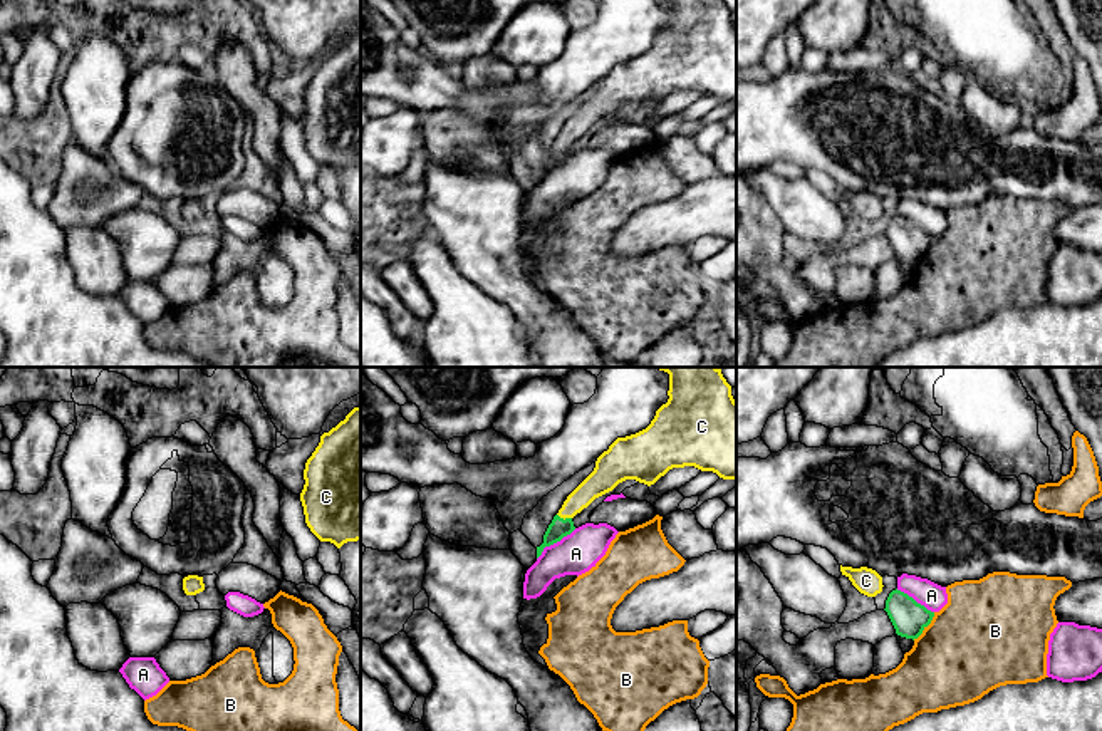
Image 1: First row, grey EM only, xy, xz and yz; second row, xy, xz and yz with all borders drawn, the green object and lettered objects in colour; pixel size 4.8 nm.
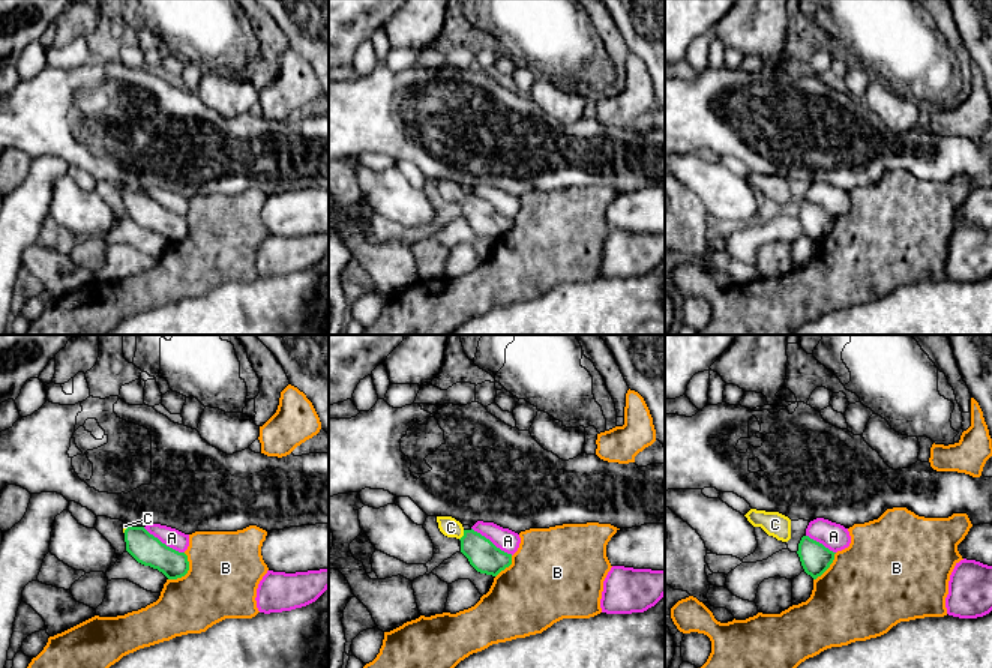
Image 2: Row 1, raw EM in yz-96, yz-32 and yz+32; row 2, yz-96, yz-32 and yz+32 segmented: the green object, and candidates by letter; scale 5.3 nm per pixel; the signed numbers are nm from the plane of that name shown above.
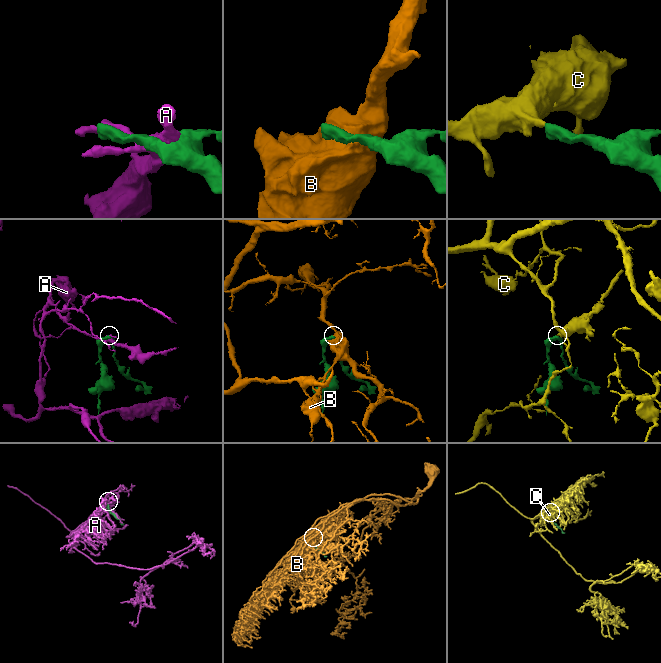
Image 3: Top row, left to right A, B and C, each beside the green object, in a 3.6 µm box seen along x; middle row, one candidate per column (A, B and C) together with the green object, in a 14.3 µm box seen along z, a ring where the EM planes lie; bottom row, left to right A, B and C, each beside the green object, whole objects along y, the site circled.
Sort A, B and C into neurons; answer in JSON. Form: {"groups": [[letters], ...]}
{"groups": [["A"], ["B"], ["C"]]}

